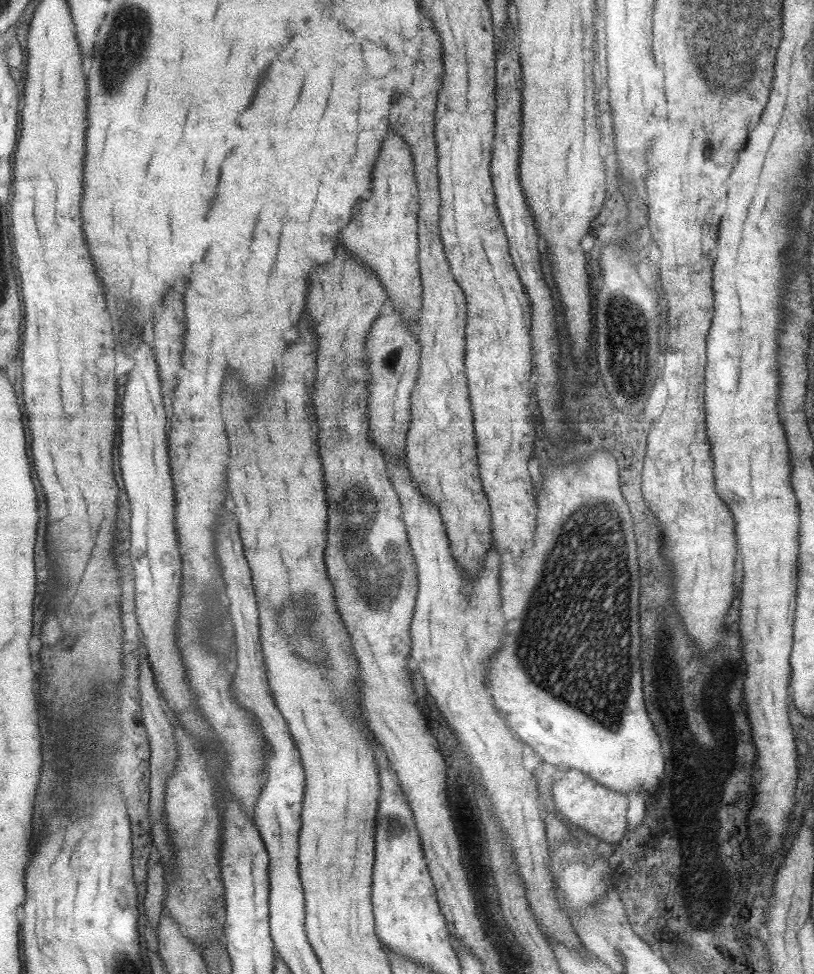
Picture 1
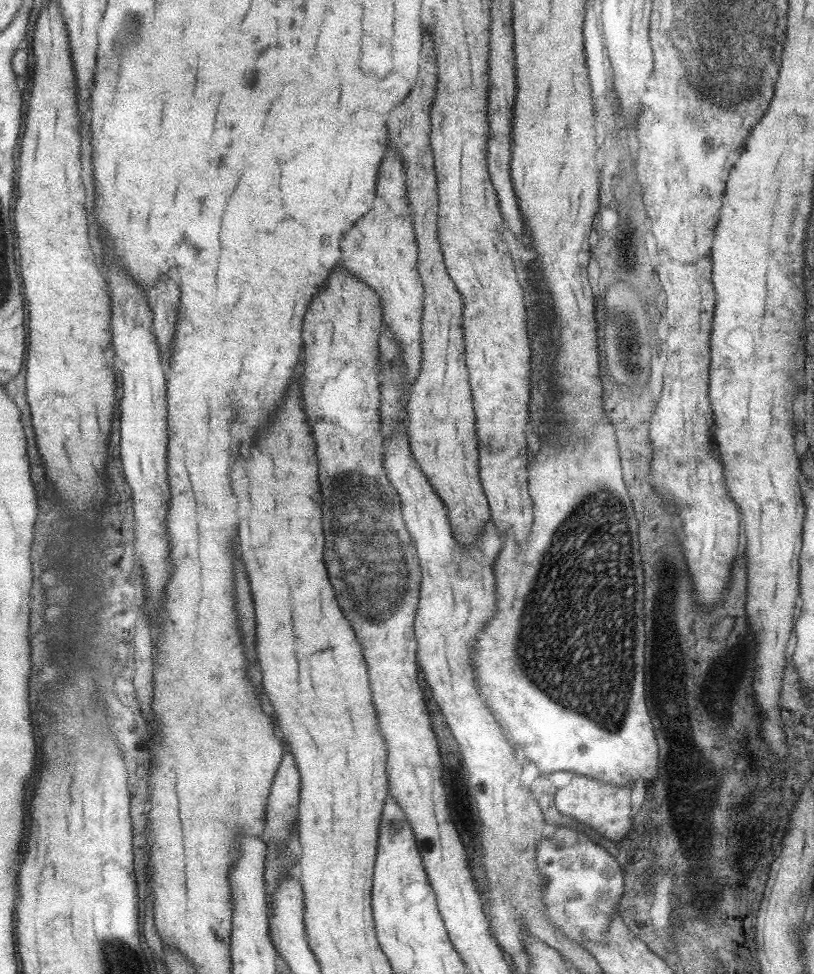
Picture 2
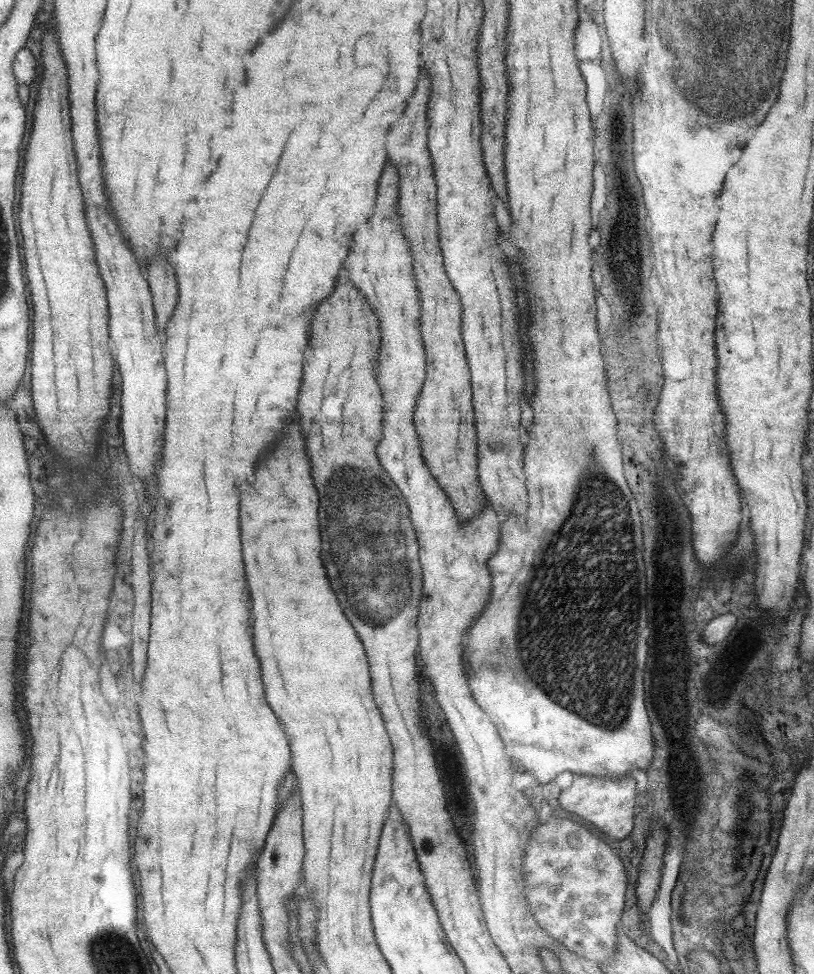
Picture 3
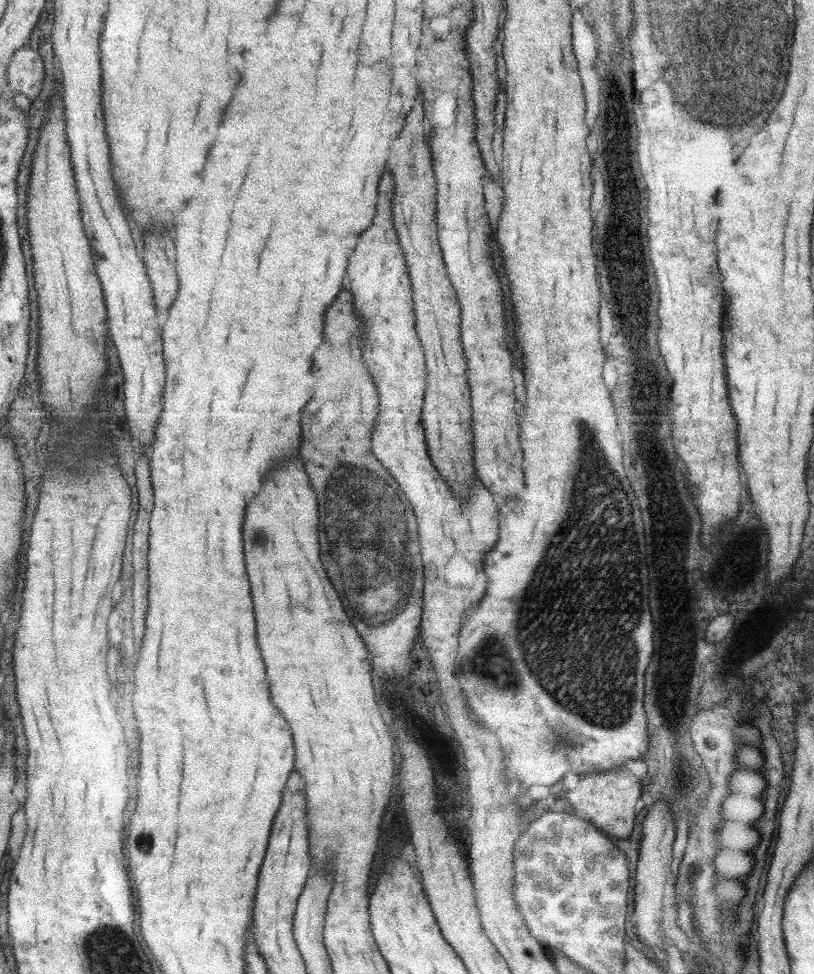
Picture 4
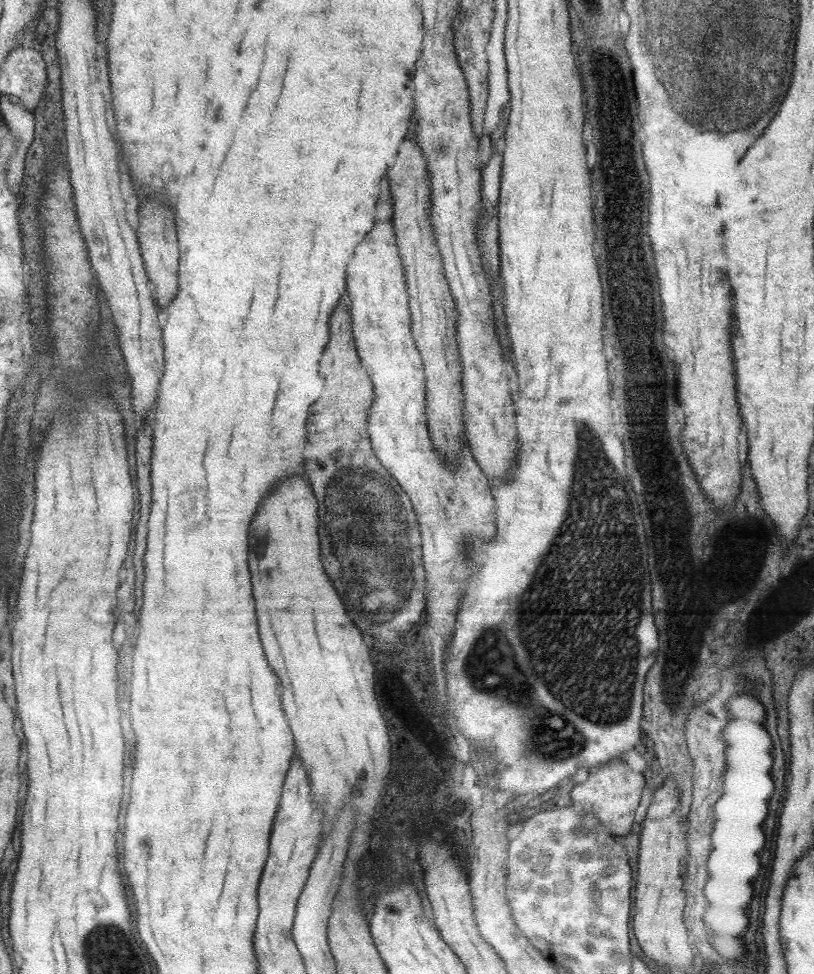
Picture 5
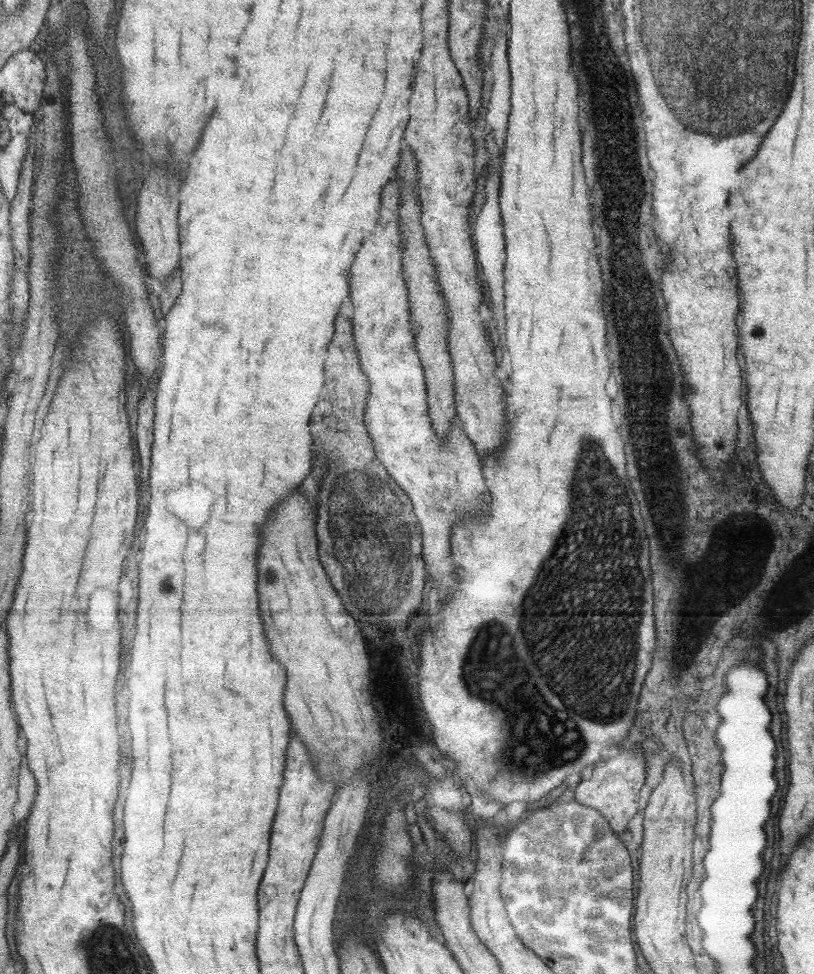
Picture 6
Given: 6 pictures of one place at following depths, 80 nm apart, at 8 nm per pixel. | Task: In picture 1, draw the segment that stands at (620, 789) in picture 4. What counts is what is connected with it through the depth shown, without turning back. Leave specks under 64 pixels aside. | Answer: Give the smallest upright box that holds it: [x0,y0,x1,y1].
[551,768,628,844]

